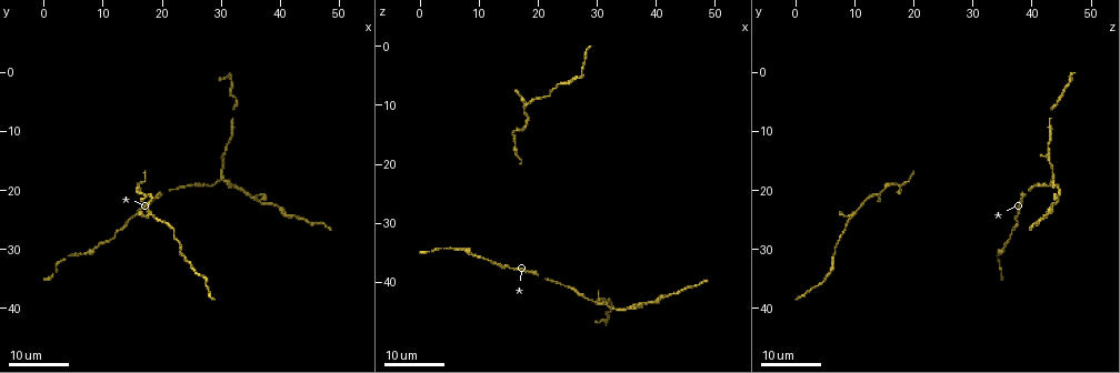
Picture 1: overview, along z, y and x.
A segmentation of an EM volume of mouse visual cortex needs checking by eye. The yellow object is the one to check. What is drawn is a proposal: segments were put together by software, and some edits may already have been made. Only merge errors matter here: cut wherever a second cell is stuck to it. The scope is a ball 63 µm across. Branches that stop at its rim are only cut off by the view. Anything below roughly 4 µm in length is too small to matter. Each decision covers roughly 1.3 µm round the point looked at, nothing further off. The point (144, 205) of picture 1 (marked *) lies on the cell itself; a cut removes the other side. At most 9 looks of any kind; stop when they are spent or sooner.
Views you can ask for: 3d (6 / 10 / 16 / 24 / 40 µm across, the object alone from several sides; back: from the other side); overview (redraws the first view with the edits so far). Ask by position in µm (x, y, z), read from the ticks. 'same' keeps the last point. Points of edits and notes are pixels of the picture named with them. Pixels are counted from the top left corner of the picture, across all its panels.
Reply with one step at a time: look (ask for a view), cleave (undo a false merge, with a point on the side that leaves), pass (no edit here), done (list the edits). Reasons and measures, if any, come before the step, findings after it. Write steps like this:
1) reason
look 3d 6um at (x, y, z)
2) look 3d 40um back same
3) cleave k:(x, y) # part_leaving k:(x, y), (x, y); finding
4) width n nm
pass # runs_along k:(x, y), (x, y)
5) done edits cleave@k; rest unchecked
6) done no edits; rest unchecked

thick turns thin
look 3d 16um at (18.5, 22.0, 38.5)

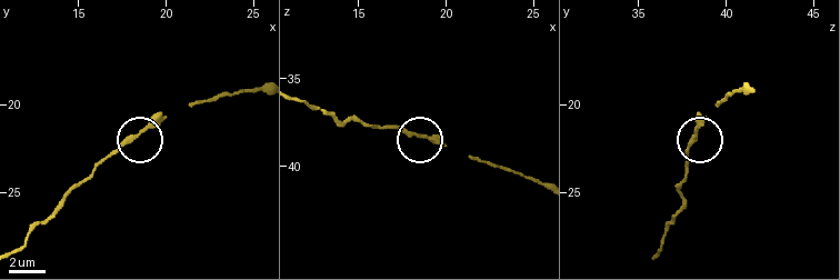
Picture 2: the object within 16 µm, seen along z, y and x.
look 3d 10um at (18.4, 21.8, 38.3)

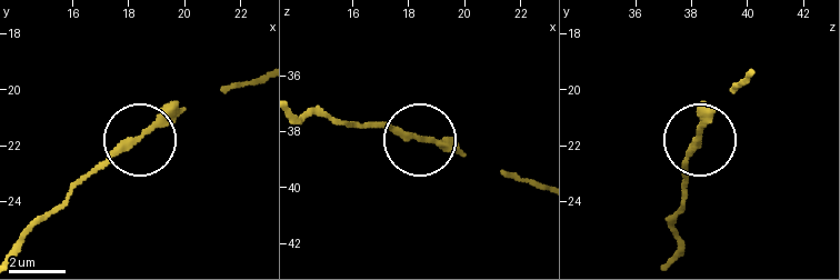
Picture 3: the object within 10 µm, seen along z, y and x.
pass # all the same cell

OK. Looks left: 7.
two arms in line, one across
look 3d 24um at (16.0, 18.5, 17.0)

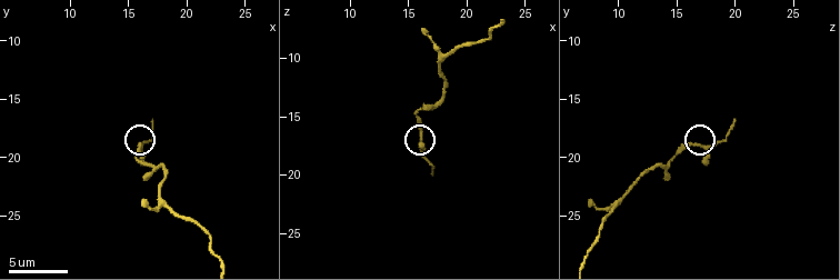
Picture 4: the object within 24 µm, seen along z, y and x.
look 3d 10um at (16.0, 18.8, 16.6)

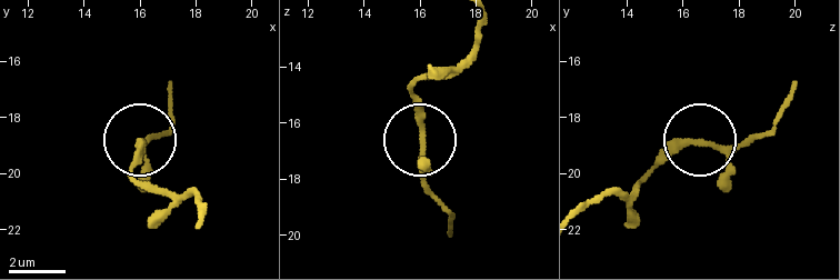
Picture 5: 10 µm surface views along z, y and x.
arms 3
pass # one cell here

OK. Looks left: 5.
arms part here
look 3d 16um at (30.5, 18.0, 43.5)

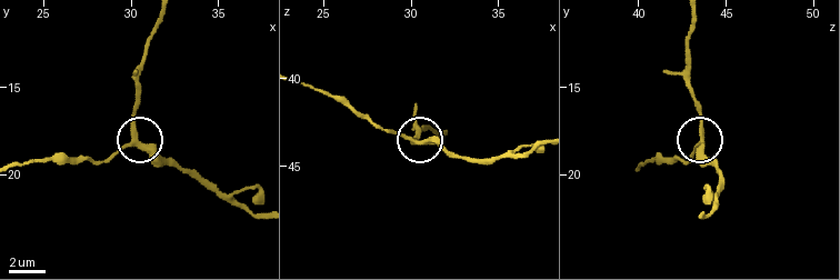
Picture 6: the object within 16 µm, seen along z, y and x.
closer look
look 3d 6um at (30.3, 18.2, 43.6)

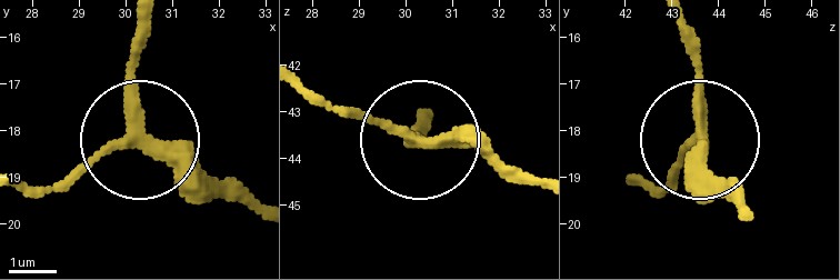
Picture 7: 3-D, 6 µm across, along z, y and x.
arms 3
pass # runs_along 7:(28, 184), (63, 184), (131, 140), (136, 29); all the same cell

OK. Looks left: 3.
sudden change in width
look 3d 24um at (40.0, 23.0, 43.0)

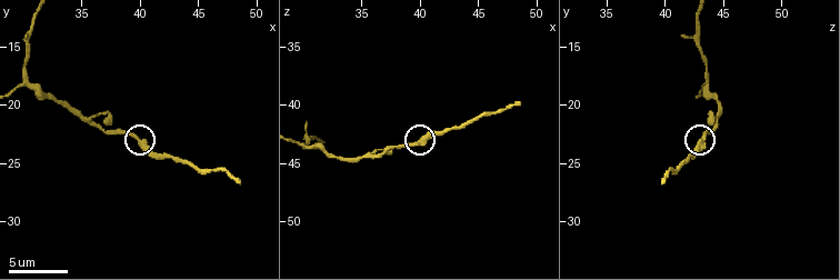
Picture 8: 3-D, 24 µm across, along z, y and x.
look 3d 6um at (39.8, 22.8, 43.4)

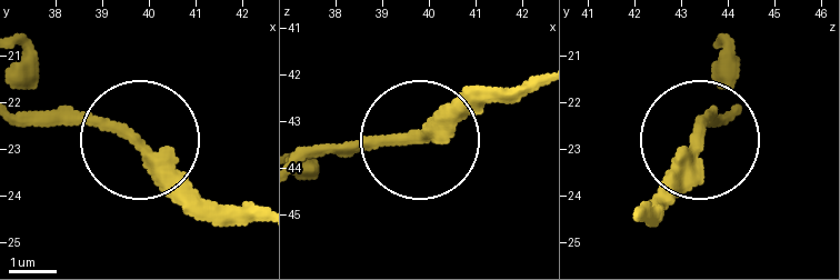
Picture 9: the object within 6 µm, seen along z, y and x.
look 3d 6um back at (39.60, 22.70, 43.35)

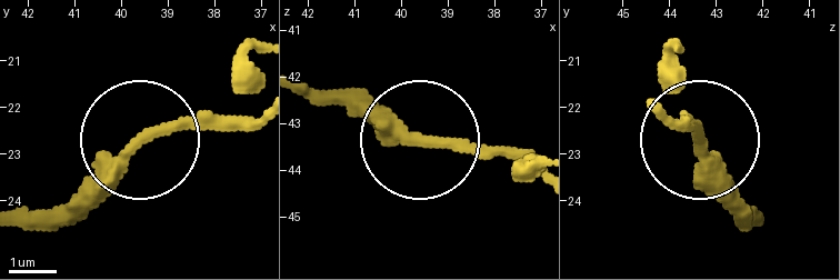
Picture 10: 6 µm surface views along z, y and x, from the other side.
pass # continuous, no second cell

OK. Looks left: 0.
done no edits; rest unchecked

